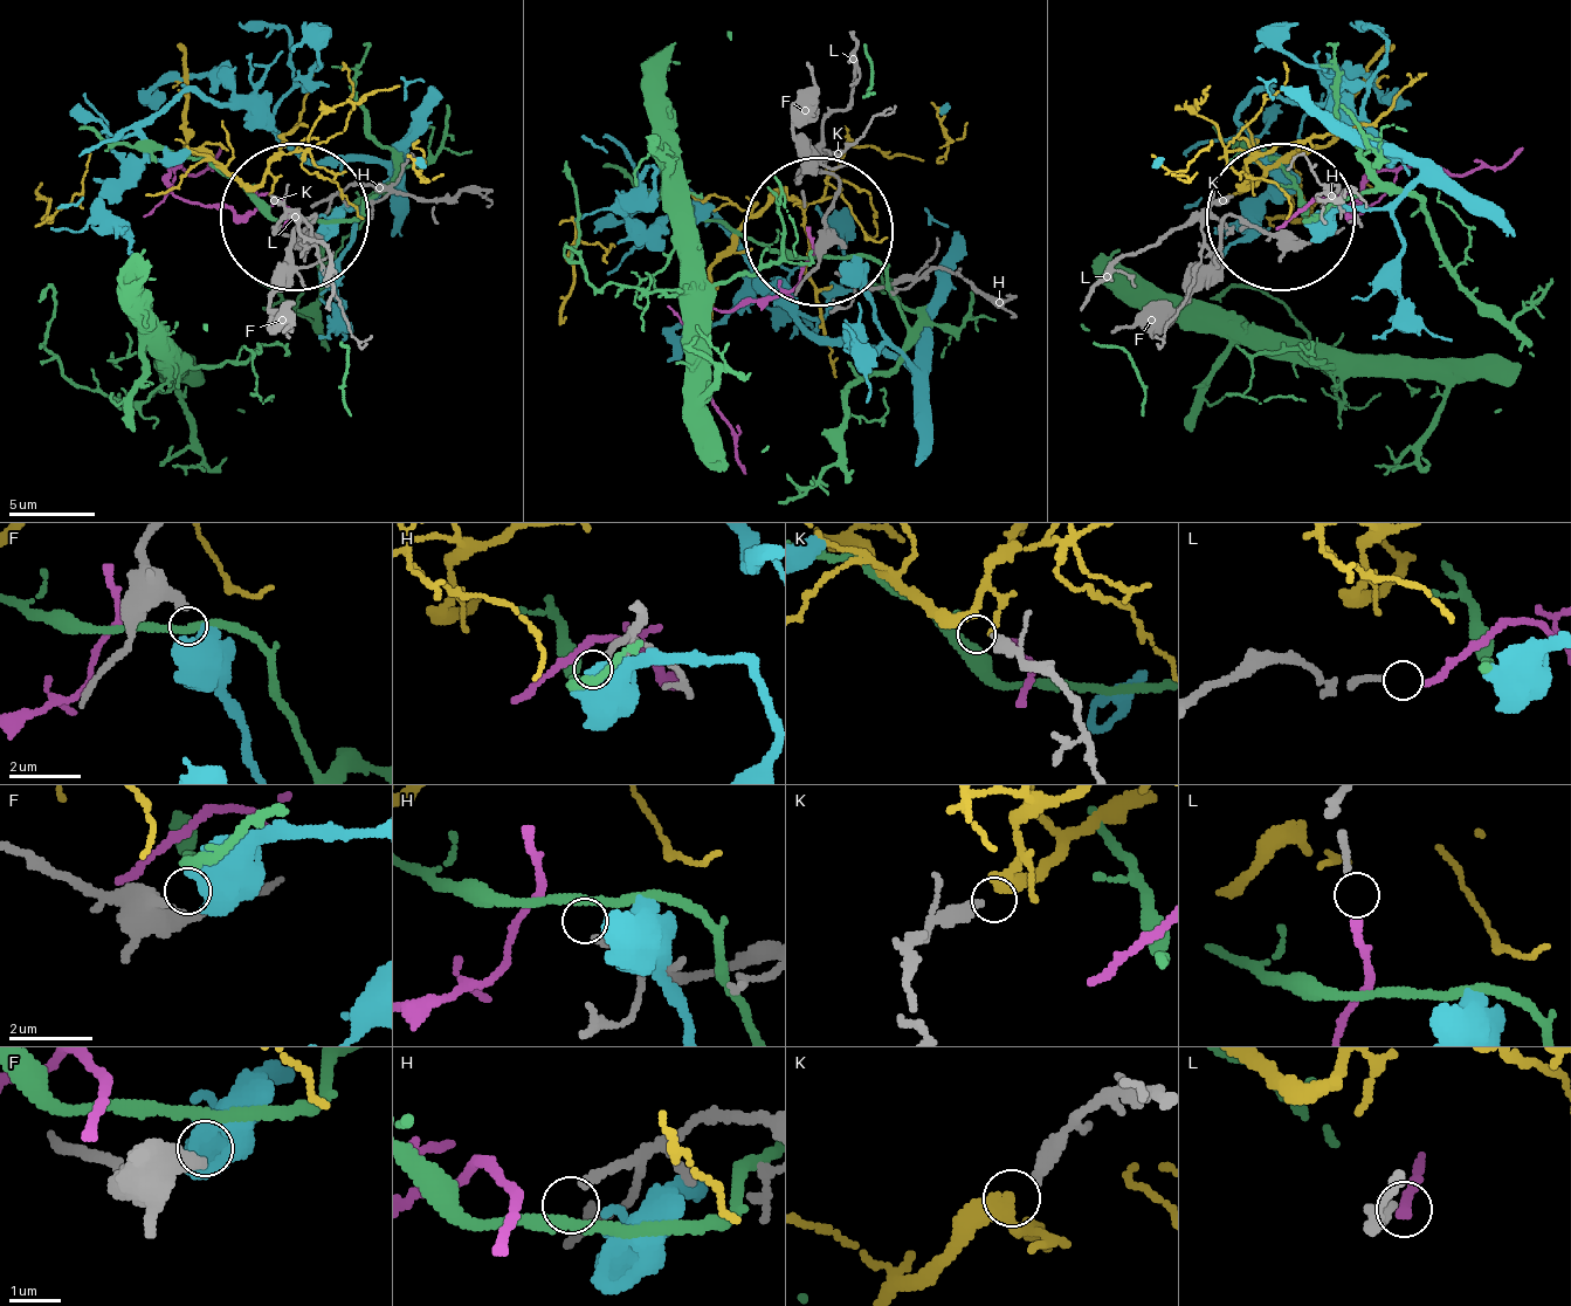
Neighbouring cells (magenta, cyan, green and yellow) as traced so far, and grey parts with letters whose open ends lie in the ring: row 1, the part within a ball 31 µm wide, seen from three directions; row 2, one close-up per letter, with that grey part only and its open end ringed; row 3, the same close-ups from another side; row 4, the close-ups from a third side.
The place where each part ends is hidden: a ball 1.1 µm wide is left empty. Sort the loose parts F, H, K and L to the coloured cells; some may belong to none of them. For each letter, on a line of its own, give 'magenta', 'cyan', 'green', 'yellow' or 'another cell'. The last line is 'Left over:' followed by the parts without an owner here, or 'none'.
F: cyan
H: another cell
K: yellow
L: magenta
Left over: H

